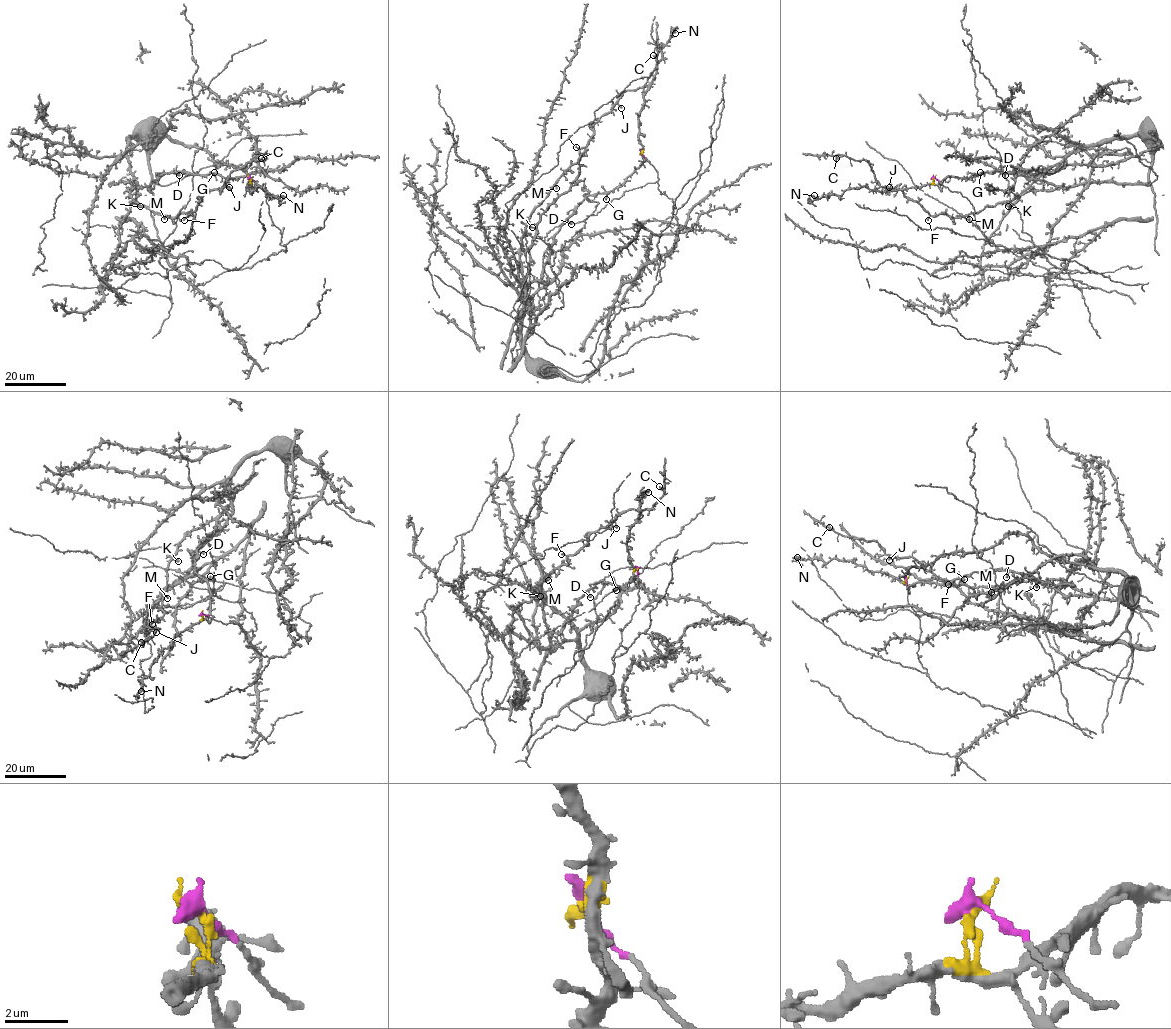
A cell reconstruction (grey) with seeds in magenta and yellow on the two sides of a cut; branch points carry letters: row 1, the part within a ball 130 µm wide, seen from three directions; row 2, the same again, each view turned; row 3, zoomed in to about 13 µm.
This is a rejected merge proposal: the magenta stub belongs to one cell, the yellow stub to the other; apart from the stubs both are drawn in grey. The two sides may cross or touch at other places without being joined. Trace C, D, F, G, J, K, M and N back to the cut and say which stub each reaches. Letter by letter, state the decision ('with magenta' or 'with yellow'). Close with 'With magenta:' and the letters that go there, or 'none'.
C: with yellow
D: with yellow
F: with yellow
G: with yellow
J: with yellow
K: with yellow
M: with yellow
N: with yellow
With magenta: none

